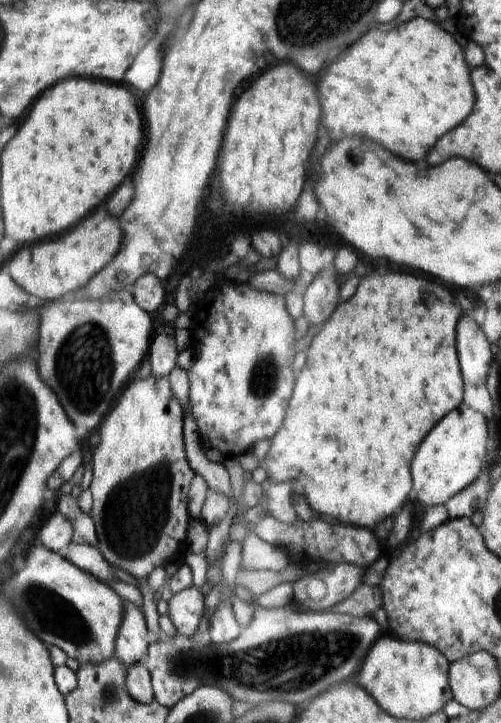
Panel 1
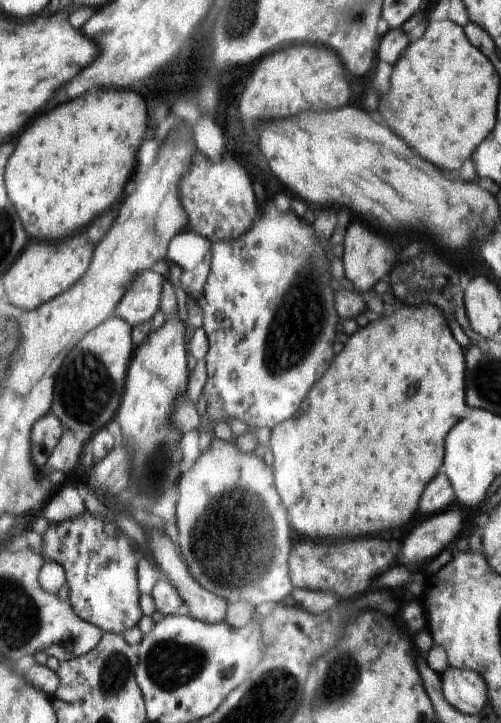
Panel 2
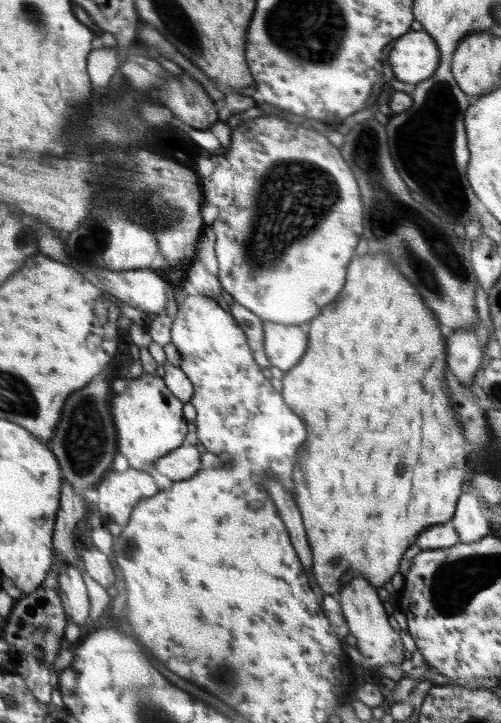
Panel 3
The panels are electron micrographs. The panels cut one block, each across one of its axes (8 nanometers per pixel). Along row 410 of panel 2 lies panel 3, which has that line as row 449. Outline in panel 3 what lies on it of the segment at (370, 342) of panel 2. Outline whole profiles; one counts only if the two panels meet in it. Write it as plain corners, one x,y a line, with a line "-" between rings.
366,254
362,258
350,262
346,284
342,292
330,304
326,305
310,321
310,330
307,333
308,346
304,356
290,370
284,373
282,381
282,398
290,406
290,410
302,418
308,430
308,440
312,444
302,444
302,450
296,452
296,464
292,467
292,480
295,492
295,503
298,504
304,528
308,534
308,542
314,554
314,574
324,590
324,594
337,597
340,578
346,570
352,570
354,576
365,578
372,586
383,587
400,568
402,560
402,542
404,552
416,542
418,534
432,525
442,524
454,516
457,500
463,493
462,485
466,482
468,473
467,454
470,446
462,438
462,426
454,418
448,386
444,380
444,362
446,362
446,342
438,324
432,318
432,312
422,304
418,290
400,274
387,257
387,254

